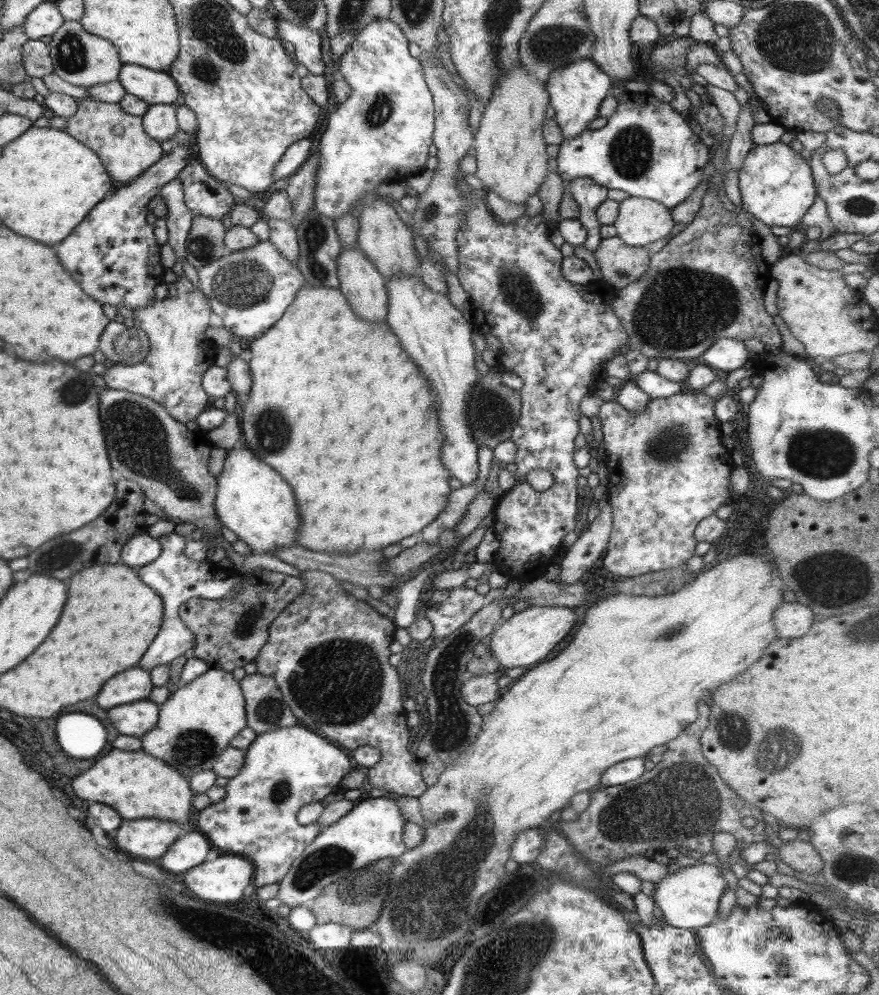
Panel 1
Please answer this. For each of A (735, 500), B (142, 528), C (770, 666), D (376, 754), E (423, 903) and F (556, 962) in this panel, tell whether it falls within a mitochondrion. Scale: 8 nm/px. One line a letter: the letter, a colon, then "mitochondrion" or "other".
A: other
B: other
C: other
D: other
E: mitochondrion
F: other

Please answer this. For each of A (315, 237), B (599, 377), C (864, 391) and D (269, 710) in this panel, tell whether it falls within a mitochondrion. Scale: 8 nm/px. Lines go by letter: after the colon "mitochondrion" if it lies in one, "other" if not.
A: mitochondrion
B: other
C: other
D: mitochondrion

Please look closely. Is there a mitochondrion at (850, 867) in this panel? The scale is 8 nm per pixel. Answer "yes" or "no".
yes

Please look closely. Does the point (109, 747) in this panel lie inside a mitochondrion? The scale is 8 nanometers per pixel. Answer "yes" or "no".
no

